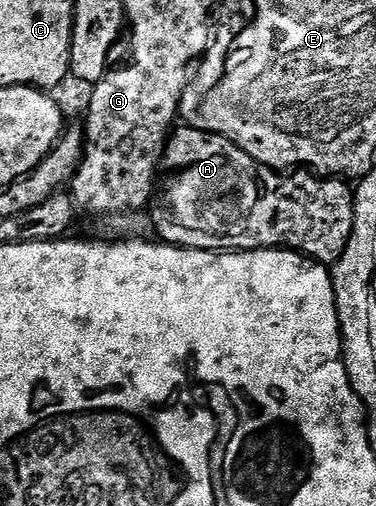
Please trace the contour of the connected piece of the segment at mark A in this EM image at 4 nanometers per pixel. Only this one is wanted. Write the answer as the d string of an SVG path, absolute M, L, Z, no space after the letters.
M178 126L165 144L163 167L169 170L169 176L163 179L165 191L156 192L147 215L153 218L154 229L162 235L158 236L174 247L218 253L285 248L299 251L319 263L332 265L345 251L353 232L355 191L344 178L321 178L308 170L297 169L292 172L293 179L288 179L285 176L288 174L256 163L246 151L222 135L212 135L198 127Z

